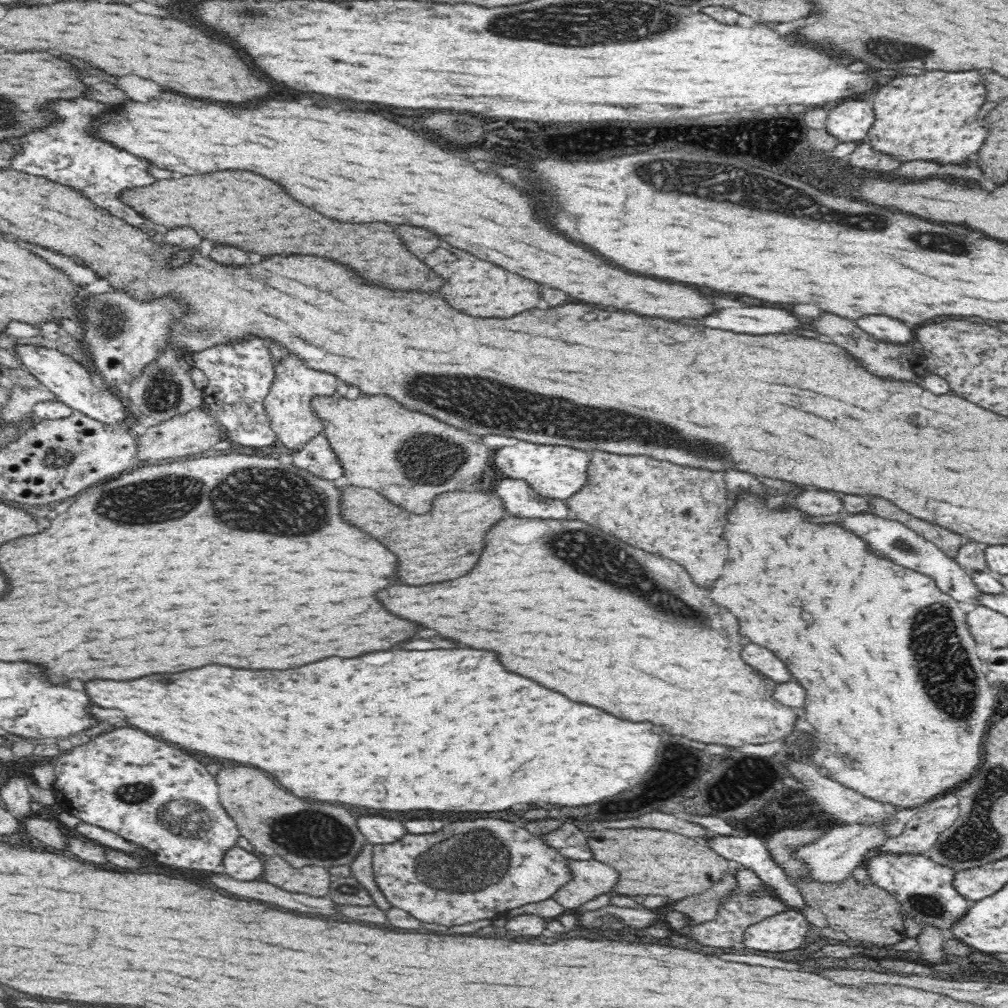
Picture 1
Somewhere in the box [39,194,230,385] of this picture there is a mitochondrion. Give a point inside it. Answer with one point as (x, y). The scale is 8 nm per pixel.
(113, 320)

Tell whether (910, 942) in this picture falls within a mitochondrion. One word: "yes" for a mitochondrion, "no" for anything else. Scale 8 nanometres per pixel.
no

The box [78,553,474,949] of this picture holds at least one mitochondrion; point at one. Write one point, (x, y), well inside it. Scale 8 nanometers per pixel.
(328, 838)

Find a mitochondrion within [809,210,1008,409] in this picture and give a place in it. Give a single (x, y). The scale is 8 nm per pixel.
(936, 241)

